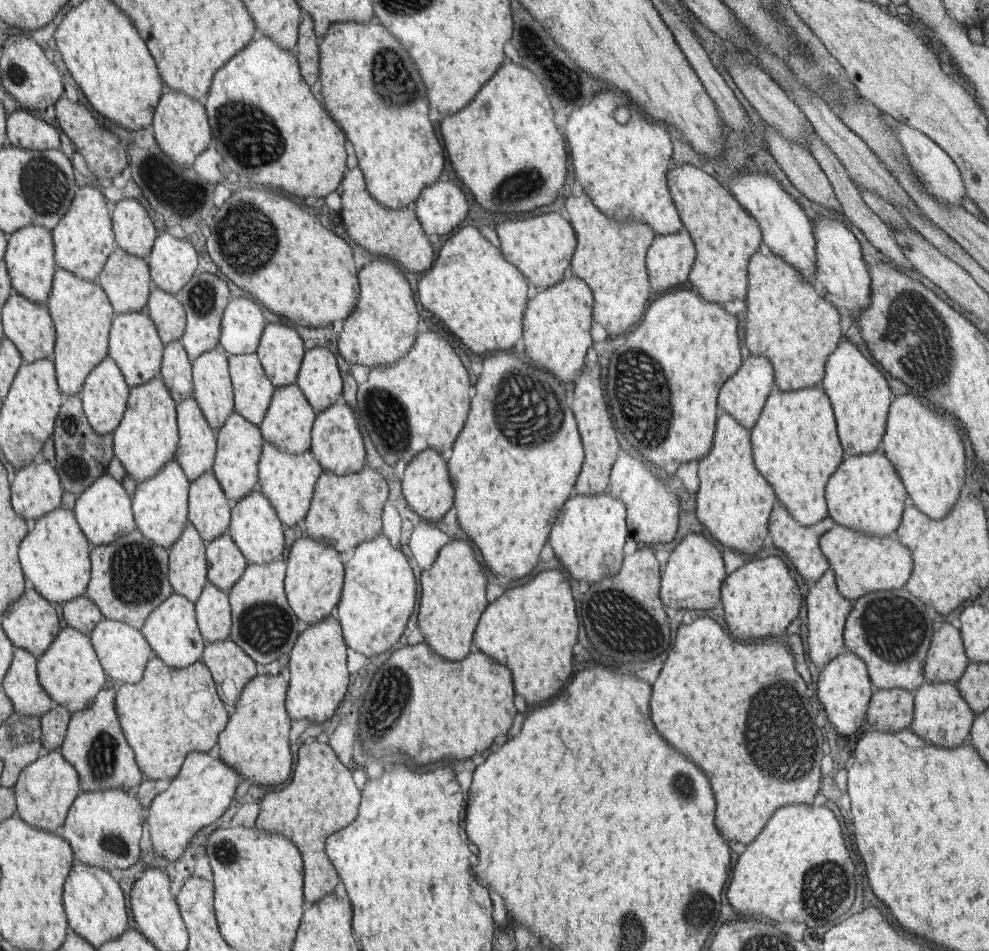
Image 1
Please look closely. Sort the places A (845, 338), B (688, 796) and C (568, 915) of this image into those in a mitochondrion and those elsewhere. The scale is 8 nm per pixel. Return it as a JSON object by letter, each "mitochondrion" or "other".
{"A":"other","B":"mitochondrion","C":"other"}

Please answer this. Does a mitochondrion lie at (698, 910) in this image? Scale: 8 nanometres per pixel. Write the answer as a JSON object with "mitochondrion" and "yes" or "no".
{"mitochondrion":"yes"}

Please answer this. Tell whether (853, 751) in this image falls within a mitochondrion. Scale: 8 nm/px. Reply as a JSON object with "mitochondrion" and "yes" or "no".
{"mitochondrion":"no"}

